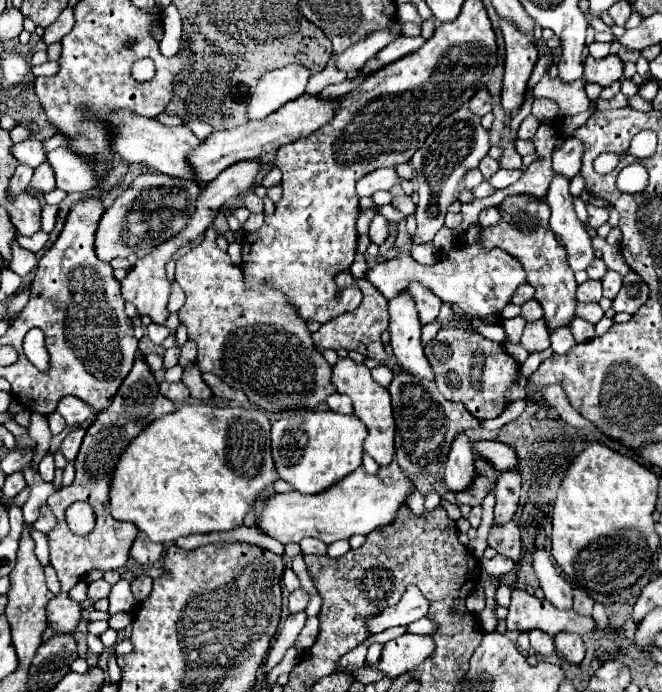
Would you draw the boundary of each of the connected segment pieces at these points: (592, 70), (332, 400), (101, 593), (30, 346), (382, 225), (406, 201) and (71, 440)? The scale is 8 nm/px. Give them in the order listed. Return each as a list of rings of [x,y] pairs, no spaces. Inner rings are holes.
[[[586,56],[584,60],[584,80],[586,82],[596,82],[602,88],[606,88],[620,78],[622,78],[622,60],[618,56],[606,56],[600,60]]]
[[[338,392],[330,394],[328,400],[326,400],[326,404],[328,404],[328,408],[334,410],[334,412],[340,412],[340,414],[352,414],[352,402],[350,402],[350,398],[344,396],[344,394],[338,394]]]
[[[96,580],[96,582],[90,582],[88,584],[88,600],[94,604],[96,600],[100,600],[100,598],[106,598],[108,594],[110,594],[110,584],[108,582],[104,582],[104,580]]]
[[[38,328],[28,330],[24,338],[24,354],[38,370],[48,372],[48,350],[44,346],[44,334]]]
[[[374,216],[372,224],[370,224],[370,230],[368,230],[368,238],[370,242],[374,244],[382,244],[388,236],[388,220],[382,218],[382,216]]]
[[[395,185],[391,188],[390,192],[393,194],[394,198],[392,201],[392,206],[396,206],[398,210],[402,210],[405,216],[414,213],[414,208],[416,205],[412,201],[411,197],[406,196],[400,185]]]
[[[80,426],[72,428],[72,432],[64,438],[60,450],[62,450],[62,454],[66,456],[66,460],[70,460],[70,462],[74,460],[74,456],[78,454],[78,448],[80,448],[80,444],[82,444],[82,438],[84,438],[84,428],[80,428]]]

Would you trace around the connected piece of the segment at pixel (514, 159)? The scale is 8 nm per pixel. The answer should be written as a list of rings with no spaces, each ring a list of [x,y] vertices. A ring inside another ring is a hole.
[[[514,144],[504,148],[504,154],[500,158],[500,166],[502,168],[522,168],[522,156],[516,152]]]

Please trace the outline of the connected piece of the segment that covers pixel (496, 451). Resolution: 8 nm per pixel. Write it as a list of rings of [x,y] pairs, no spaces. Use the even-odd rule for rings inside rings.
[[[482,440],[478,442],[478,452],[482,452],[482,456],[486,456],[486,460],[490,460],[490,464],[494,464],[494,468],[500,472],[518,468],[518,454],[510,444],[498,440]]]

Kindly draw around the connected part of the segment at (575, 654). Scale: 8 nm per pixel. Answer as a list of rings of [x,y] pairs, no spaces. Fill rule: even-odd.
[[[558,632],[554,636],[554,644],[556,644],[556,650],[560,650],[560,654],[570,662],[570,664],[580,664],[582,658],[584,658],[584,642],[578,634],[572,634],[572,632]]]

